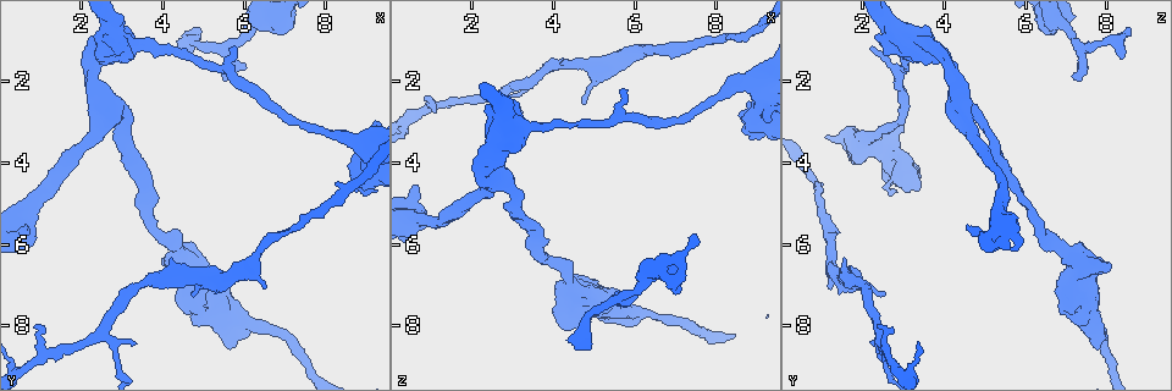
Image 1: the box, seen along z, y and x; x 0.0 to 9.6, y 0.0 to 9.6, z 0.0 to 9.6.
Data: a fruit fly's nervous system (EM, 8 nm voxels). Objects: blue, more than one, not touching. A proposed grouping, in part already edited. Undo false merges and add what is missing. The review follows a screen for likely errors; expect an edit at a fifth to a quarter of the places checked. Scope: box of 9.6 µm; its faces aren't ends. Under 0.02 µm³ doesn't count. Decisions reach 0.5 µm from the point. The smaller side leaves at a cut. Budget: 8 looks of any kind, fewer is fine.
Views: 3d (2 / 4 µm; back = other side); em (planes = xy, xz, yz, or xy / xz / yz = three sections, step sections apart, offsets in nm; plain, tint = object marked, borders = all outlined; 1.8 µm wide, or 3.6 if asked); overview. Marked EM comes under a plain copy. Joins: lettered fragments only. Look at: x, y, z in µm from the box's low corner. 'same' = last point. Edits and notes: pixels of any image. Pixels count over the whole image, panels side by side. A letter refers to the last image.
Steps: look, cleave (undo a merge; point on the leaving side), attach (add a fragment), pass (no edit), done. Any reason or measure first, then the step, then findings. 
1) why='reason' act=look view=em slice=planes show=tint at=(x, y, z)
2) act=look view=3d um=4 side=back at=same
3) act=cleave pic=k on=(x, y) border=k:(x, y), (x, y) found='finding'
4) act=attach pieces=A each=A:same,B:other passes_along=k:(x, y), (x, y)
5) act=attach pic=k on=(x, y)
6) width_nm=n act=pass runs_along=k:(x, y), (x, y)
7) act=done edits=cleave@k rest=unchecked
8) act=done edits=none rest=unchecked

why='free end' act=look view=em slice=planes show=tint at=(5.80, 1.15, 2.15)

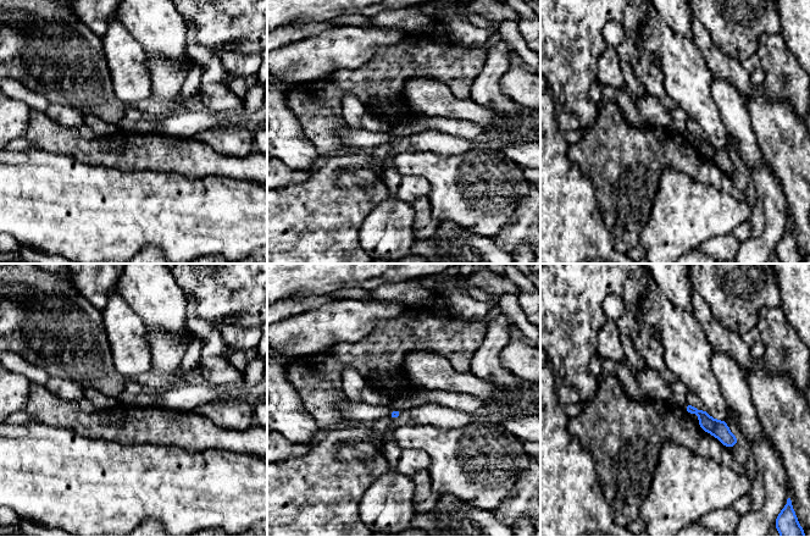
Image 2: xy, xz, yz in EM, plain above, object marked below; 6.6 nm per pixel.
why='what lies round it' act=look view=em slice=planes show=borders at=same

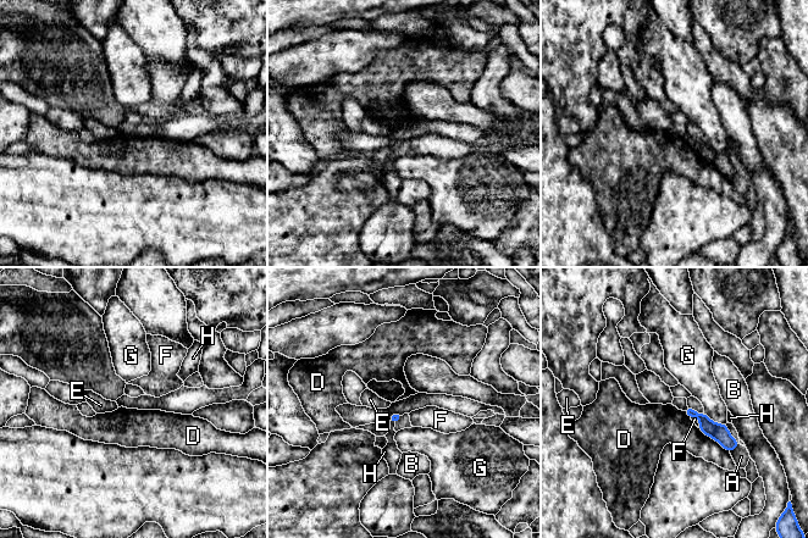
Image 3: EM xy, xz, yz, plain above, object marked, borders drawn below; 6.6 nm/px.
act=pass each=A:other,B:other,D:other,E:other,F:other,G:other,H:other border=3:(698, 428), (729, 451) found='none of them fits'

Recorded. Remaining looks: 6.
act=look view=3d um=2 at=(7.20, 5.65, 1.15)

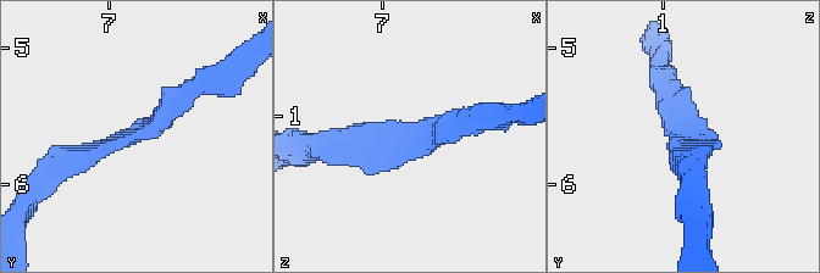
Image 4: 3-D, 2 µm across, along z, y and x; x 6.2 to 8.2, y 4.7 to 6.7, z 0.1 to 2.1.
arm_widths_nm=180,190 why='need the tissue' act=look view=em um=3.6 slice=xz step=16 show=tint at=(7.14, 5.70, 1.18)

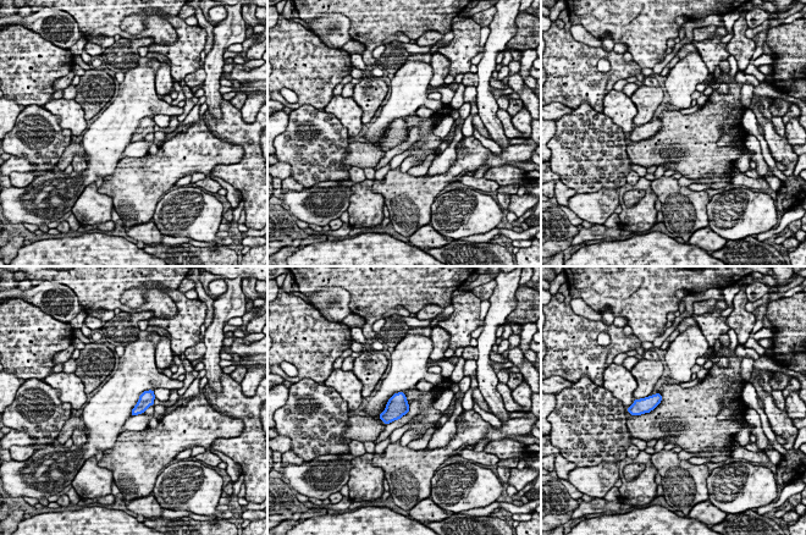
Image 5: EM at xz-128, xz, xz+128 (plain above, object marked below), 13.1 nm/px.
why='another direction' act=look view=em um=3.6 slice=planes show=borders at=same

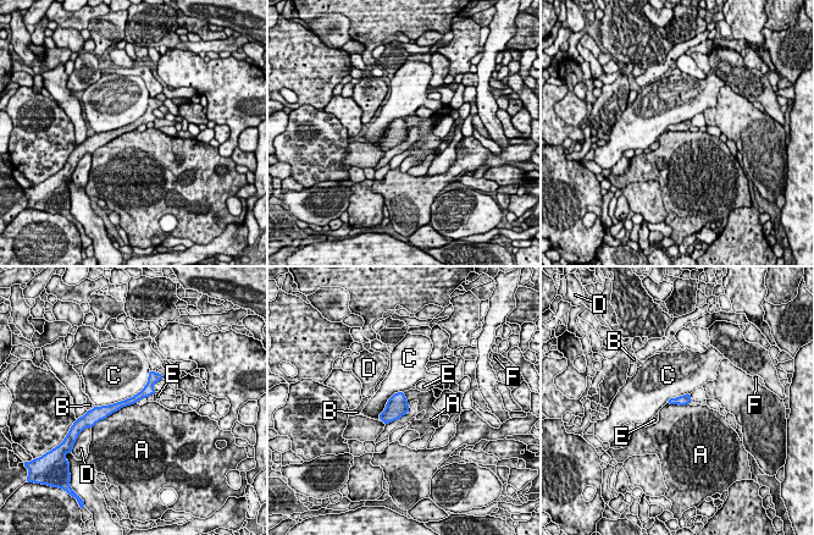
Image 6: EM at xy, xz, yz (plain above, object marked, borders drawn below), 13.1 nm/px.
longest_contact=C:850nm act=pass each=A:other,B:other,C:other,D:other,E:other,F:other border=6:(136, 402), (121, 407), (94, 425) found='one neuron here'

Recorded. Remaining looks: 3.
why='calibre changes' act=look view=em slice=planes show=borders at=(8.90, 4.40, 3.15)

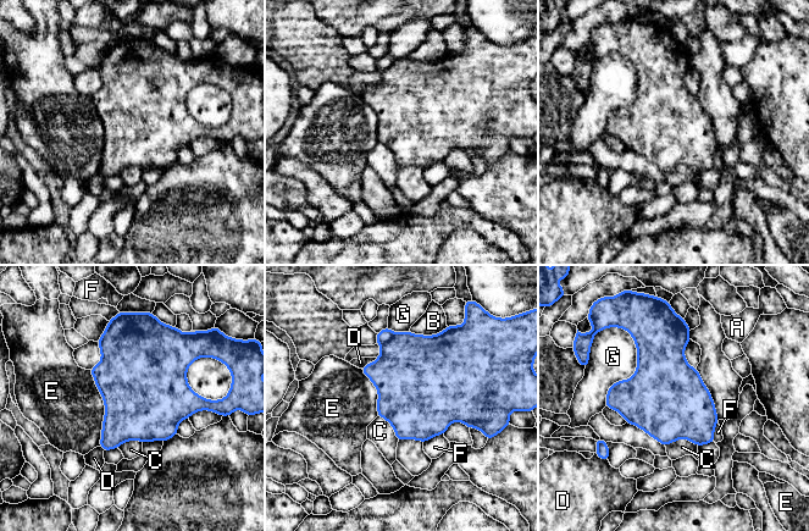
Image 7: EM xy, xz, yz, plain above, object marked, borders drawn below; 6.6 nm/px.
act=pass each=A:other,B:other,C:other,D:other,E:other,F:other,G:other found='one neuron here'

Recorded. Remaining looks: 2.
act=done edits=none rest=unchecked

